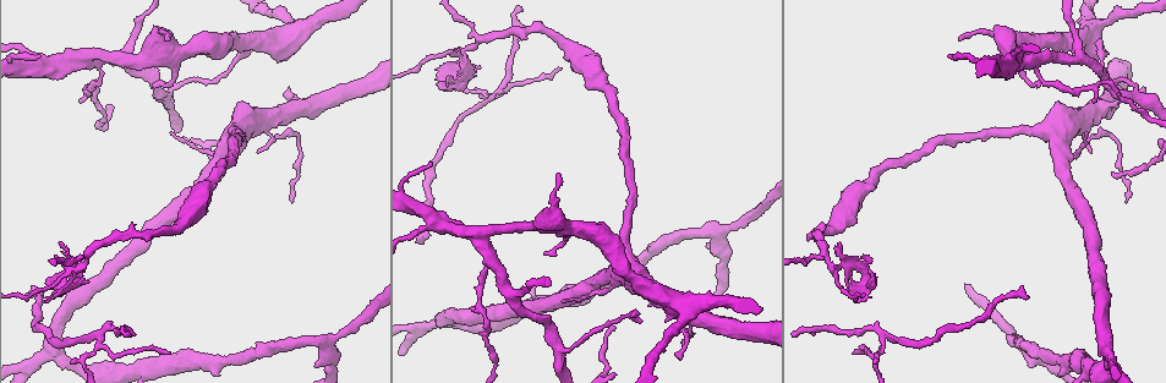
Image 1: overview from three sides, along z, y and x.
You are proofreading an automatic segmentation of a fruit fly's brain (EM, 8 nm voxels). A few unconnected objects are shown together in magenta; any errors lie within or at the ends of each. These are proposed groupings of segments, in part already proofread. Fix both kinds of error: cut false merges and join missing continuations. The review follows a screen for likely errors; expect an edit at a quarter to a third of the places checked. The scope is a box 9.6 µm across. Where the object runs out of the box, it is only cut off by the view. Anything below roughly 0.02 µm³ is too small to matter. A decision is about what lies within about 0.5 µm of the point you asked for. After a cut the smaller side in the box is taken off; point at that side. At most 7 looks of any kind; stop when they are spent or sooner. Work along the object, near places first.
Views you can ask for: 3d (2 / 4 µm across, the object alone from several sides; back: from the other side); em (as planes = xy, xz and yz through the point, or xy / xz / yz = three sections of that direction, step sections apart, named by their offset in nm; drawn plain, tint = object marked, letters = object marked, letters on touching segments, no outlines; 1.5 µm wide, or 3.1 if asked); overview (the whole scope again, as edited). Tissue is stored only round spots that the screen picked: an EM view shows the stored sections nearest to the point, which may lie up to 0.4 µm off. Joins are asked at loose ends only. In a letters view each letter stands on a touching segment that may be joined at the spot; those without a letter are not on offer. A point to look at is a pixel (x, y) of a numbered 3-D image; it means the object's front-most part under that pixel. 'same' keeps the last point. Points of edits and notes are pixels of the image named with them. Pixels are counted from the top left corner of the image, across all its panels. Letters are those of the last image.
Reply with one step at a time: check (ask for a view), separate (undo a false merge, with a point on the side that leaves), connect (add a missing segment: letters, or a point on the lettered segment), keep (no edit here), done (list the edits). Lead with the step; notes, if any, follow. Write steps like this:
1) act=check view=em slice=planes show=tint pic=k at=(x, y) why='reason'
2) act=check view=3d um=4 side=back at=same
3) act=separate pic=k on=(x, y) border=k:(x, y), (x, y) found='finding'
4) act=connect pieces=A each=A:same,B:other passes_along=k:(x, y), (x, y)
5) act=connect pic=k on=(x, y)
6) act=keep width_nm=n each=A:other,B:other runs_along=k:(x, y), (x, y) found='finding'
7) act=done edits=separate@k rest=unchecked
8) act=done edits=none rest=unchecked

act=check view=3d um=4 pic=1 at=(1029, 297) why='end of a long branch'

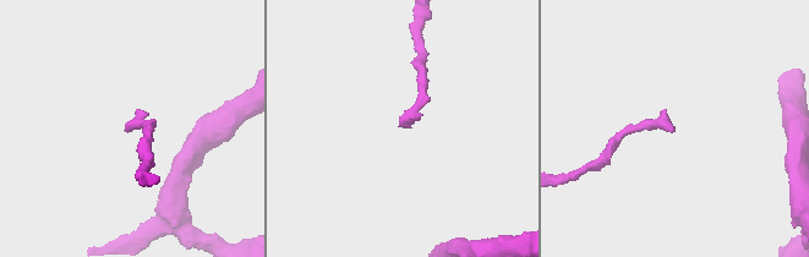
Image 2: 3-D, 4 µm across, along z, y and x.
act=check view=em slice=yz step=4 show=tint pic=2 at=(674, 130) why='need the tissue'

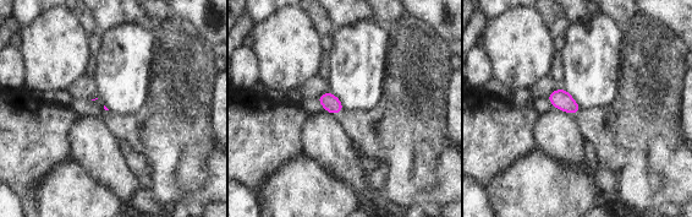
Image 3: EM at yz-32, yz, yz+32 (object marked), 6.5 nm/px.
act=check view=em slice=planes show=letters at=same

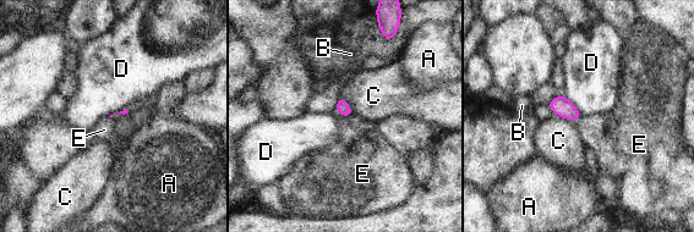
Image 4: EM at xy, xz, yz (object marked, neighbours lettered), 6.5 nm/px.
act=connect pieces=E each=A:other,B:other,C:other,D:other,E:same passes_along=4:(343, 108), (344, 116), (361, 149) found='the neuron continues'

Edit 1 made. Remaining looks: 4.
act=check view=overview

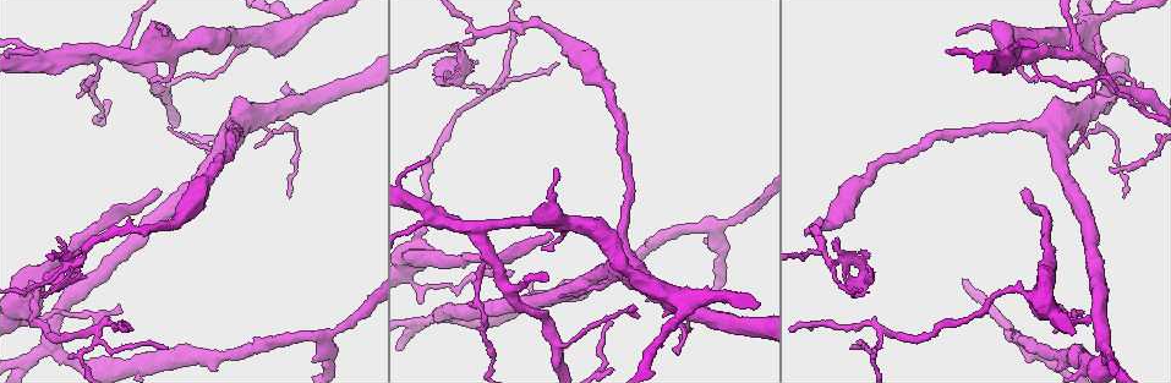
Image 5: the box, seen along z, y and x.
act=check view=3d um=4 pic=5 at=(290, 195) why='an open end'

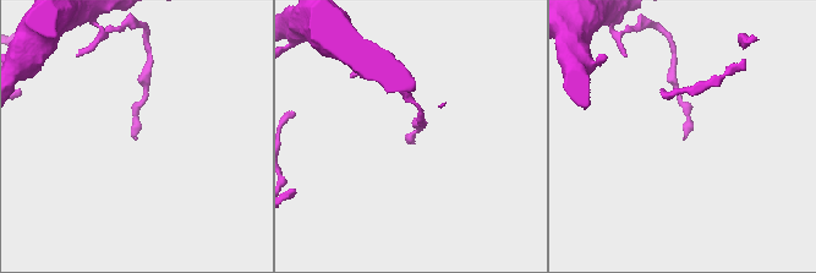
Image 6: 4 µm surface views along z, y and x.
act=check view=em slice=yz step=4 show=letters pic=6 at=(136, 138) why='need the tissue'

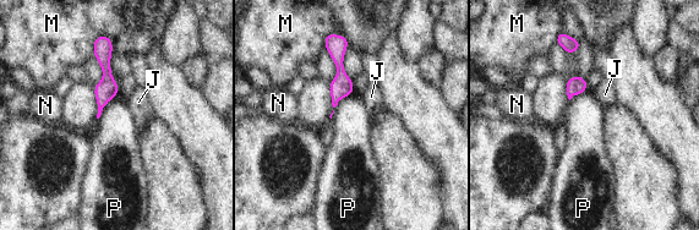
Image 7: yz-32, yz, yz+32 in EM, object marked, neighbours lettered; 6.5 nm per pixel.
act=check view=em slice=planes show=letters at=same

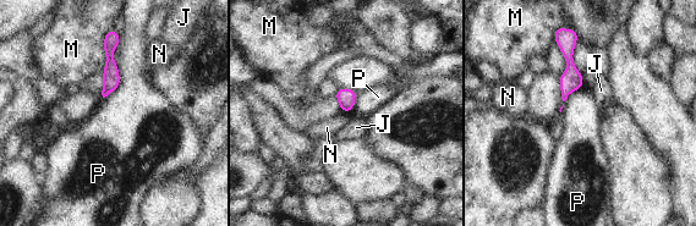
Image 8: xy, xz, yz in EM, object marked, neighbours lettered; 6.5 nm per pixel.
act=keep each=J:other,M:other,N:other,P:other runs_along=8:(116, 38), (109, 47), (105, 92) found='no lettered segment goes on from it'

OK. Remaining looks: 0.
act=done edits=connect@4 rest=unchecked

